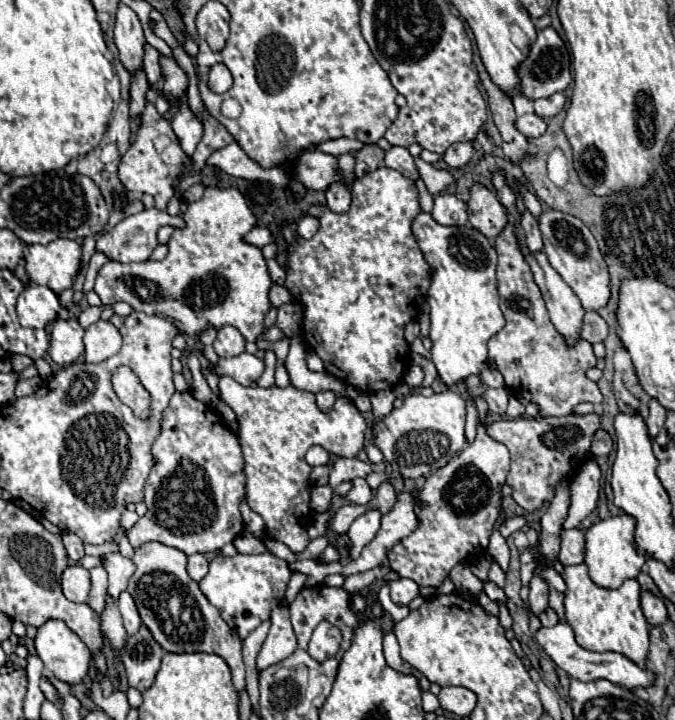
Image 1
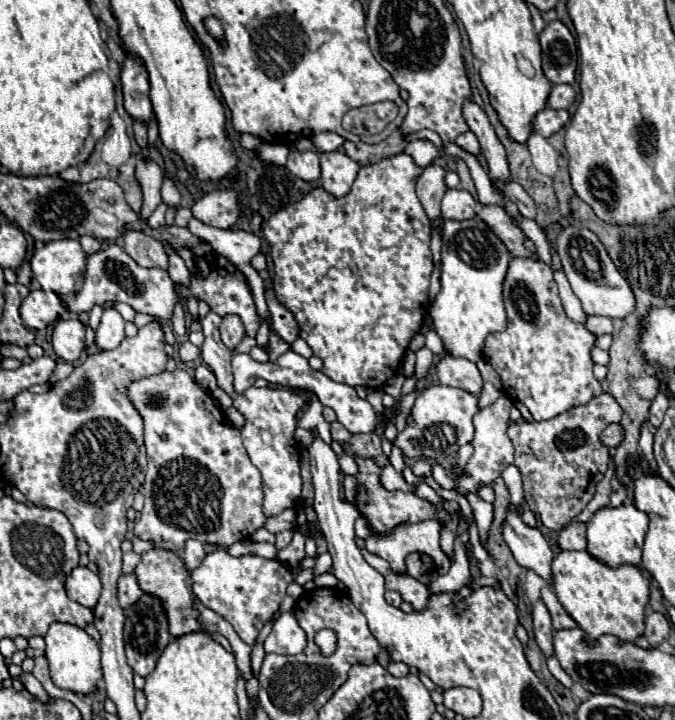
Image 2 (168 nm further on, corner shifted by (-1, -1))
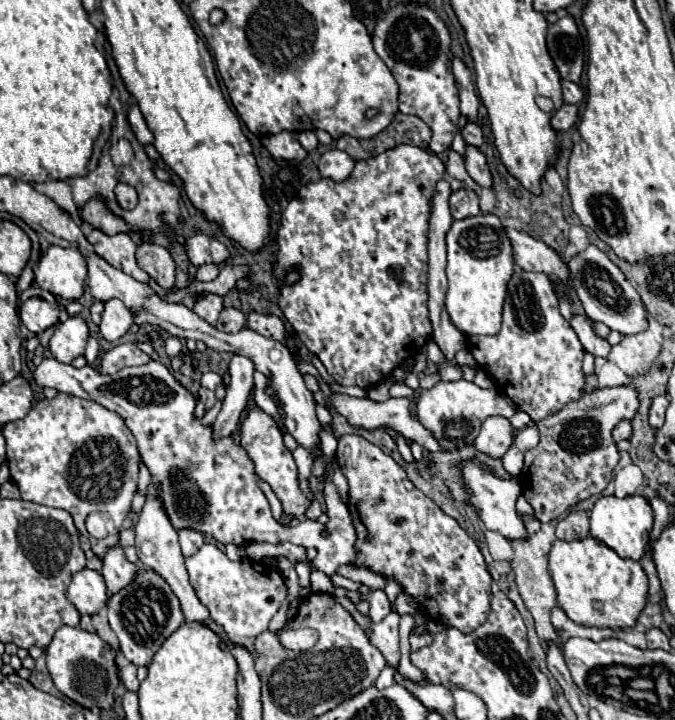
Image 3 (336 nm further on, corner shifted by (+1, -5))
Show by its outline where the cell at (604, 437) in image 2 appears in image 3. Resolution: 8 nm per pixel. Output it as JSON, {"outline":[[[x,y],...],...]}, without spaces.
{"outline":[[[622,420],[622,422],[614,428],[614,432],[612,432],[612,436],[614,436],[616,442],[628,440],[630,434],[632,434],[632,420]]]}

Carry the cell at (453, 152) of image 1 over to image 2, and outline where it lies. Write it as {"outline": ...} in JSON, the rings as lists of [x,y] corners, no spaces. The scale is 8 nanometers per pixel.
{"outline":[[[472,132],[460,134],[460,136],[456,138],[456,144],[458,144],[460,148],[464,148],[466,152],[474,154],[474,156],[478,156],[478,152],[480,152],[480,144],[478,144],[478,138],[476,138]]]}

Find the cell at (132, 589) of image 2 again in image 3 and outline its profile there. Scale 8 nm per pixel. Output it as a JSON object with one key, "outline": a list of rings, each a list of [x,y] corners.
{"outline":[[[114,546],[106,550],[102,558],[102,576],[106,580],[110,594],[116,594],[120,586],[126,586],[128,582],[132,582],[132,574],[136,574],[136,570],[138,570],[136,564],[126,560],[122,546]]]}

